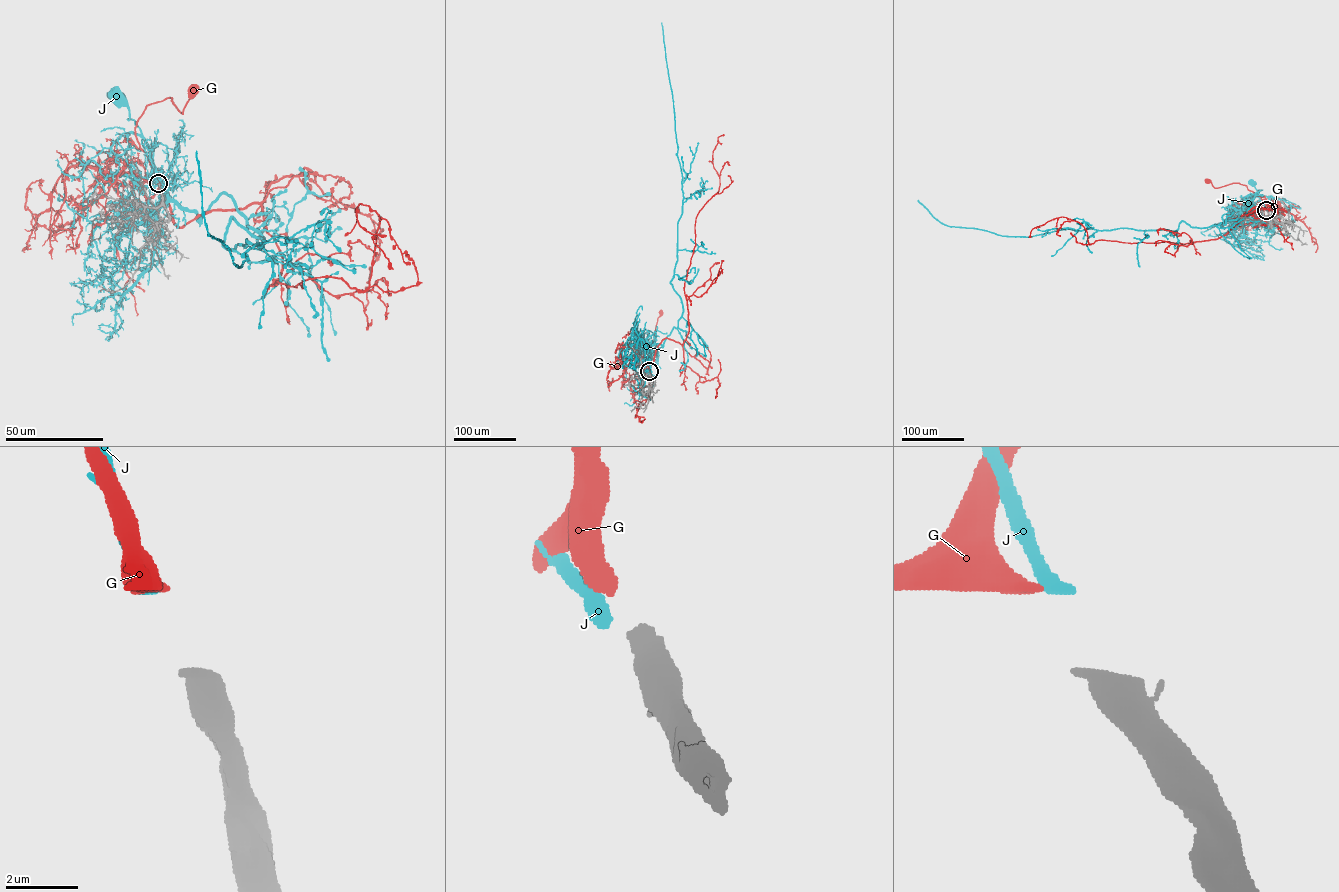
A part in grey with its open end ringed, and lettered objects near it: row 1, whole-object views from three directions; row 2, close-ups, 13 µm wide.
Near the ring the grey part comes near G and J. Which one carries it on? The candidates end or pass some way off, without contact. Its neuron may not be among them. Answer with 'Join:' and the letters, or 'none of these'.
Join: G

